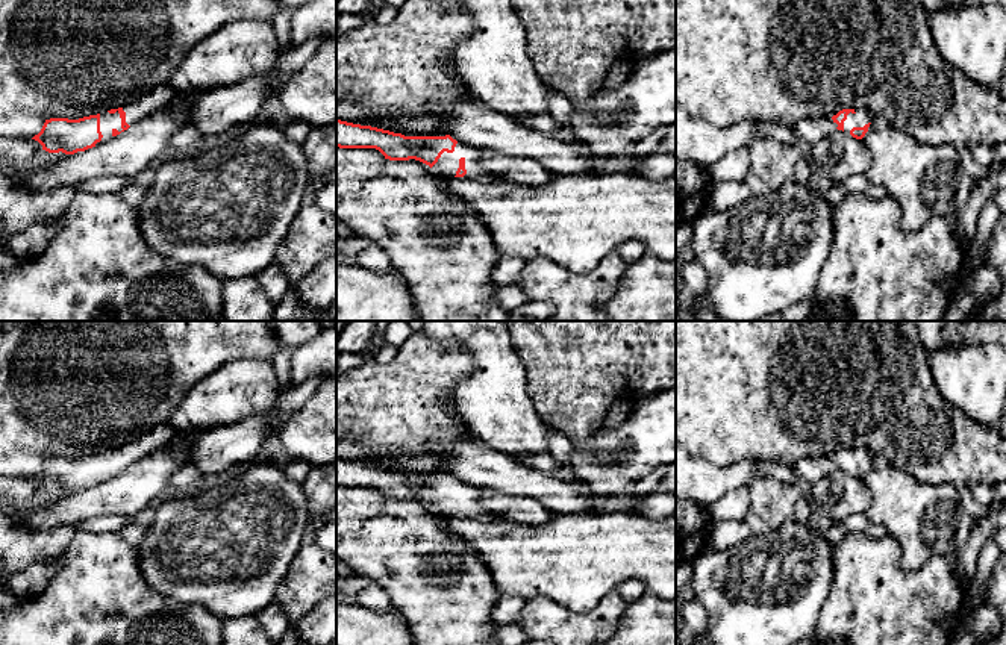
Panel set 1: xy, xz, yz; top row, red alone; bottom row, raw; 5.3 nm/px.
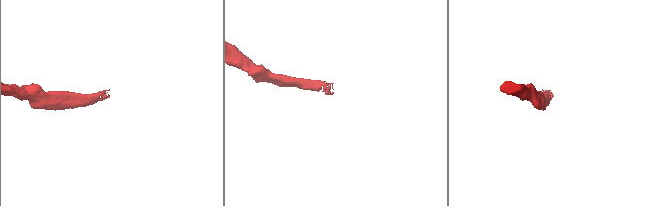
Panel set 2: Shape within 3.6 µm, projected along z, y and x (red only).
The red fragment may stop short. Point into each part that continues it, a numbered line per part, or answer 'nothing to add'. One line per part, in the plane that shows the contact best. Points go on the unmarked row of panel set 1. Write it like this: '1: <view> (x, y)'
1: xy (108, 461)

